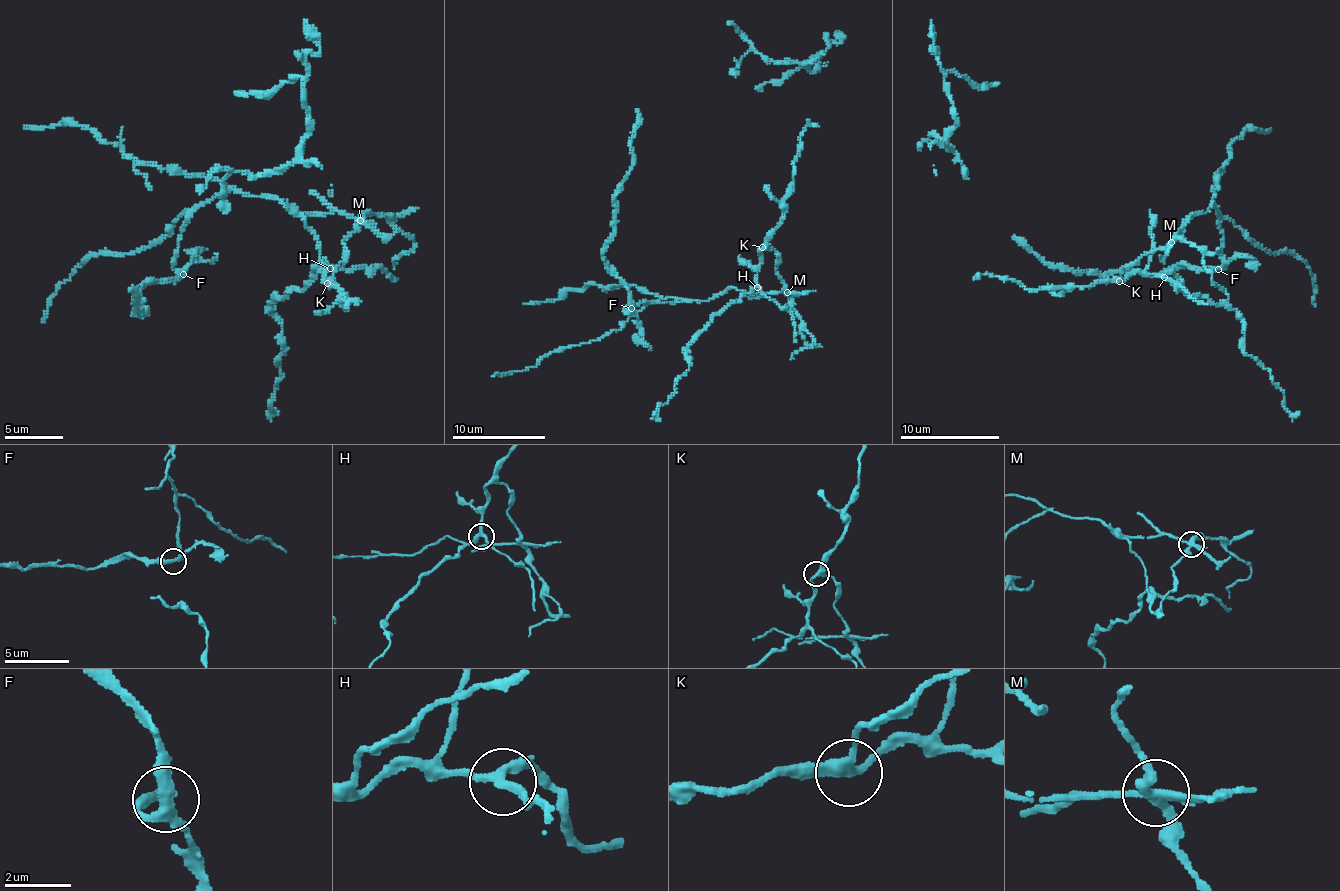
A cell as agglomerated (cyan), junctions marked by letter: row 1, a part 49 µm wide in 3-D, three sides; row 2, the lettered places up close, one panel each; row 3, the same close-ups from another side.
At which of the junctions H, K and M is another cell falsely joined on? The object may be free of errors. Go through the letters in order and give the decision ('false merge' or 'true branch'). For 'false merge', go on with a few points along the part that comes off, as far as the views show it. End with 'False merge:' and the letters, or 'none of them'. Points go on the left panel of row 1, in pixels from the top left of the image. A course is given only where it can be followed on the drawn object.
H: true branch
K: true branch
M: false merge; foreign part runs (361, 221), (227, 189), (192, 214), (174, 281), (143, 288), (133, 314), (146, 308), (137, 311), (129, 288)
False merge: M

